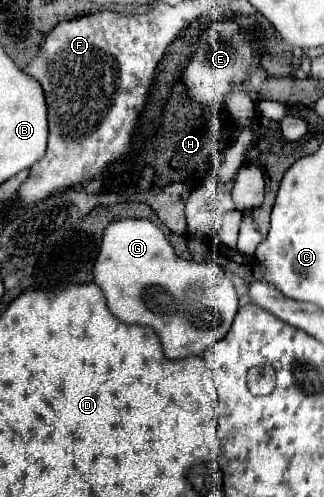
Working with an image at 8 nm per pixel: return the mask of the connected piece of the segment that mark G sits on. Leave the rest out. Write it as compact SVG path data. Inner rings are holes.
M126 219L108 225L102 237L100 255L94 265L94 283L98 283L108 299L110 311L124 323L140 323L150 325L158 333L162 341L162 349L168 359L184 359L190 355L202 355L210 349L218 339L222 339L238 313L238 293L232 281L224 275L222 267L208 261L186 261L180 259L164 233L148 219ZM188 289L198 293L196 301L186 301L184 295Z

